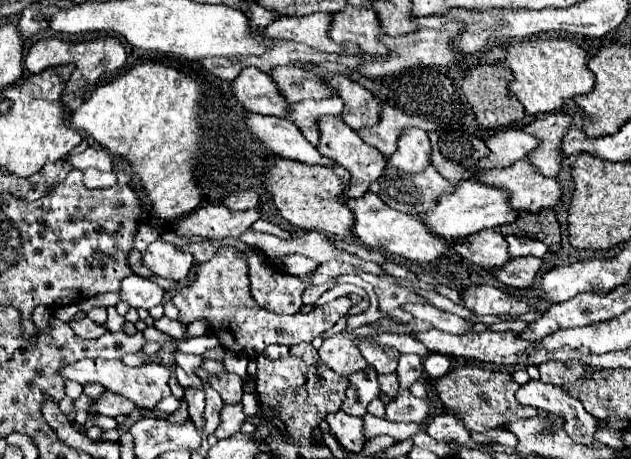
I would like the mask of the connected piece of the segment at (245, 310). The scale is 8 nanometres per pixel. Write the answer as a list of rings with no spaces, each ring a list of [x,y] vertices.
[[[222,245],[214,253],[214,257],[196,269],[196,277],[182,285],[172,303],[180,311],[178,321],[182,325],[190,325],[196,319],[208,321],[212,333],[218,337],[220,345],[228,351],[242,353],[248,359],[256,359],[268,345],[296,345],[296,343],[312,343],[320,333],[330,329],[338,317],[344,317],[350,309],[350,301],[340,297],[326,305],[318,305],[310,313],[296,313],[296,315],[278,315],[260,307],[252,293],[248,281],[248,259],[244,251],[238,247]]]

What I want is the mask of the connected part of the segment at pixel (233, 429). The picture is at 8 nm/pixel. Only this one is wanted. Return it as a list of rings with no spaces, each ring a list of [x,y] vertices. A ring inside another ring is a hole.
[[[224,405],[220,419],[222,419],[222,423],[216,429],[216,437],[218,439],[228,439],[228,437],[240,433],[240,429],[246,421],[246,415],[242,411],[242,405]]]

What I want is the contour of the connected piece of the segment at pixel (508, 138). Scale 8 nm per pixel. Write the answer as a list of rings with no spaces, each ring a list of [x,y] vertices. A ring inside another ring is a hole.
[[[504,127],[494,135],[486,137],[484,143],[490,149],[490,155],[478,161],[478,167],[482,165],[482,169],[504,169],[506,165],[524,159],[532,149],[538,147],[536,137],[530,137],[528,133],[510,127]]]

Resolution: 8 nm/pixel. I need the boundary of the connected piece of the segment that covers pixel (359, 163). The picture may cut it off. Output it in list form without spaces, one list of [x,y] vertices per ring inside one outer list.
[[[326,115],[326,117],[320,117],[320,119],[316,121],[316,125],[318,125],[318,131],[320,131],[320,141],[318,141],[316,149],[318,149],[324,157],[328,157],[328,159],[332,159],[334,163],[342,165],[344,169],[348,169],[348,173],[352,175],[350,185],[346,185],[346,189],[344,189],[344,195],[346,195],[346,197],[362,197],[362,193],[368,191],[368,185],[370,185],[372,181],[376,181],[376,179],[384,173],[384,169],[386,169],[386,157],[384,157],[382,153],[378,153],[378,149],[374,149],[372,145],[366,145],[366,143],[356,135],[354,129],[350,129],[346,123],[342,123],[340,117]]]

